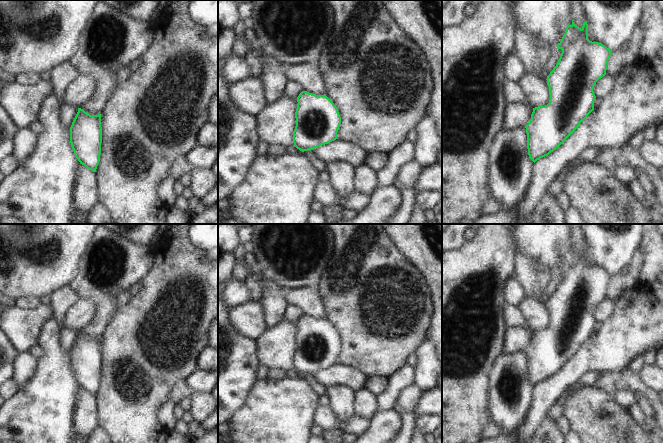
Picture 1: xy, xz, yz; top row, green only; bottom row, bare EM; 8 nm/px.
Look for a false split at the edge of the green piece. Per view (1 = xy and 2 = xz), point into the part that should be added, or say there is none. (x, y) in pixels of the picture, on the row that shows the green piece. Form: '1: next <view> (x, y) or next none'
1: next none
2: next none

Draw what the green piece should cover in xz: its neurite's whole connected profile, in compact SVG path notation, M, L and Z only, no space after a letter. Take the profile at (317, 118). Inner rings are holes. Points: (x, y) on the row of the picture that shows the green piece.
M302 91L297 97L294 146L308 151L337 139L341 117L337 107L326 95Z

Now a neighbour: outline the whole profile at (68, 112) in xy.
M62 103L60 107L60 120L64 127L71 127L72 122L78 112L78 107L75 105Z

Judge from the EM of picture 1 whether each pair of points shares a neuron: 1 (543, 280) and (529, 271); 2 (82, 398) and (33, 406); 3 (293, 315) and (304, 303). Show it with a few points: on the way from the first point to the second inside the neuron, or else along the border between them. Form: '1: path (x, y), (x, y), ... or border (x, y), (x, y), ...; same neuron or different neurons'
1: path (540, 280), (532, 274); same neuron
2: border (80, 387), (77, 393), (72, 422); different neurons
3: border (289, 304), (296, 305), (303, 313); different neurons

